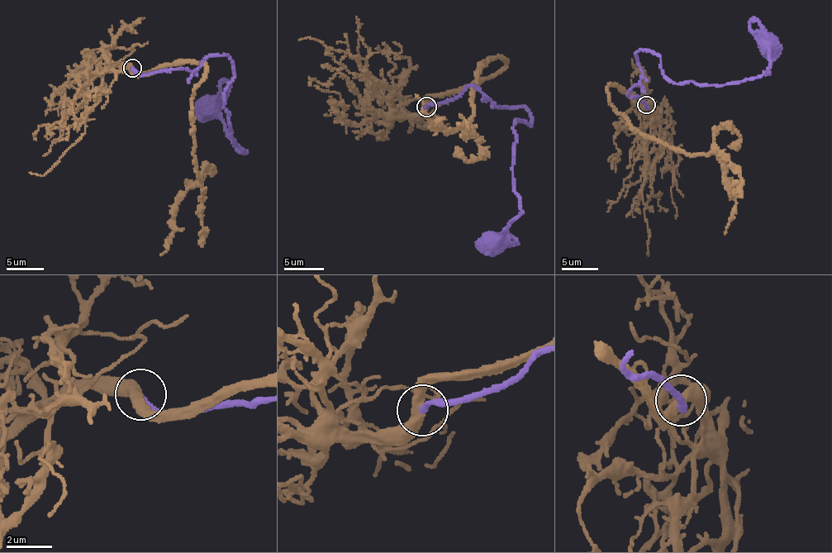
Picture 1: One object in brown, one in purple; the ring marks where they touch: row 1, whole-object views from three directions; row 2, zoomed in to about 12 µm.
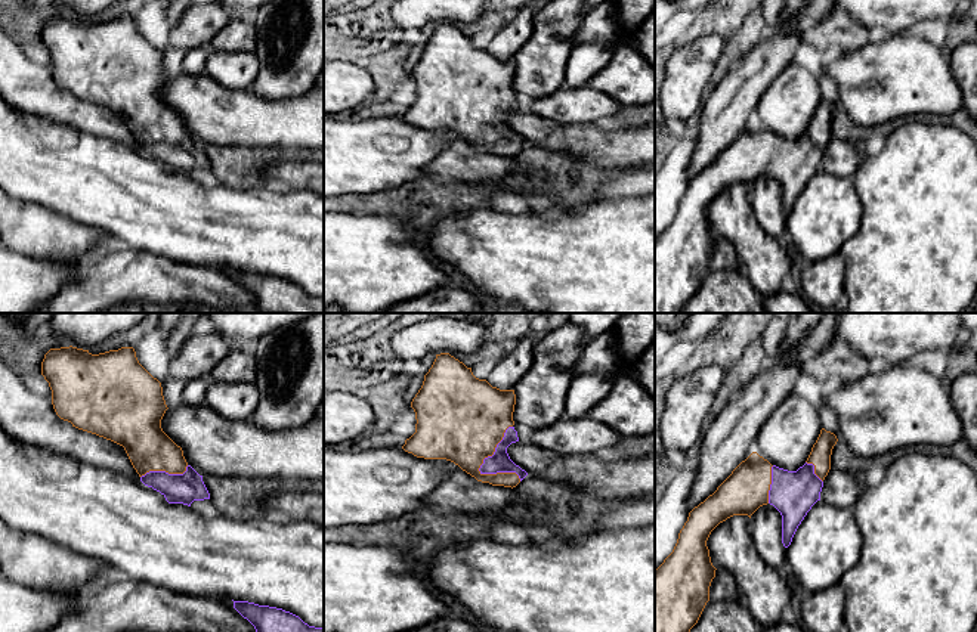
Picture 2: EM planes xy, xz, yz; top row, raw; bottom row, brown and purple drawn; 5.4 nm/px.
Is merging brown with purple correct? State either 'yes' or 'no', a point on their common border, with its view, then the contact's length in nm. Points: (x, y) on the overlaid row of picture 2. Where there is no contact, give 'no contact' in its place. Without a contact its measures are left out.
yes | xz (494, 451) | 320 nm

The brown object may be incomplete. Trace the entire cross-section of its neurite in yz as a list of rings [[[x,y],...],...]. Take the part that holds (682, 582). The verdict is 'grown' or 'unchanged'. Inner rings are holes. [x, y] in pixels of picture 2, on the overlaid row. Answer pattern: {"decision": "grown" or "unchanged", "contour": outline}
{"decision": "grown", "contour": [[[822,428],[806,464],[797,471],[772,465],[757,452],[752,452],[712,495],[689,512],[673,552],[655,570],[655,632],[690,632],[698,623],[709,601],[709,586],[717,570],[711,563],[707,540],[720,523],[733,515],[751,518],[760,506],[770,504],[782,515],[782,543],[785,548],[791,545],[807,512],[820,501],[823,480],[831,470],[831,455],[837,442],[834,433]]]}

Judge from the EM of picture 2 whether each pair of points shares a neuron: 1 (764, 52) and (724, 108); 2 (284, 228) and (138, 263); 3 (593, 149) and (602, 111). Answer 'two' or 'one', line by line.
1: one
2: two
3: two

